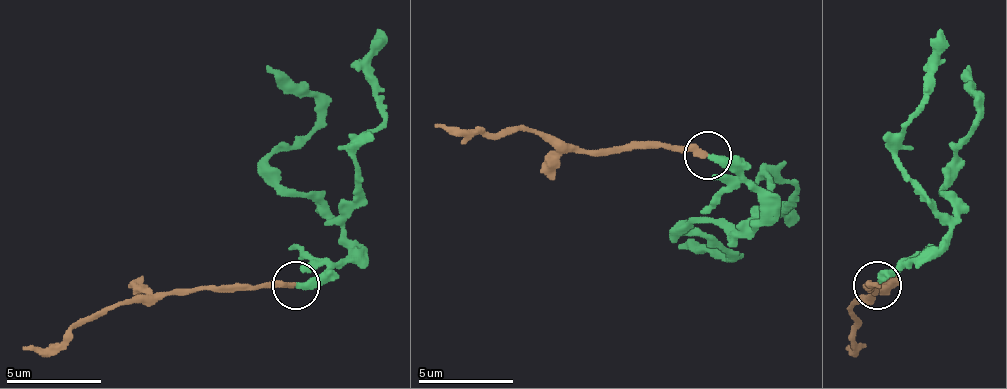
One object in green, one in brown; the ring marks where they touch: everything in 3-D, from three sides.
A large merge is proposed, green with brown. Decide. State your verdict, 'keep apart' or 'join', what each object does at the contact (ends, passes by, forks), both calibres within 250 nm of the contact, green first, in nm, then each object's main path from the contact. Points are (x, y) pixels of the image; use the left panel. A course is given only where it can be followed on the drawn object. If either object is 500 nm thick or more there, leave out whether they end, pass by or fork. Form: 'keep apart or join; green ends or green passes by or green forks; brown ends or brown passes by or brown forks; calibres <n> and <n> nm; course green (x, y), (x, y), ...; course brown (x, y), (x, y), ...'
join; green ends; brown ends; calibres 340 and 280 nm; course green (297, 286), (330, 271), (349, 248), (330, 214), (268, 161), (316, 123), (316, 99), (268, 66); course brown (292, 286), (254, 291), (148, 291), (86, 315), (48, 348), (24, 348)

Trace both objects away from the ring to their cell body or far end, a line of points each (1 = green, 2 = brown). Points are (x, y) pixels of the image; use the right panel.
1: (879, 286), (936, 248), (955, 214), (941, 190), (955, 147), (979, 123), (979, 94), (965, 66)
2: (879, 286), (850, 310), (855, 315), (855, 348), (845, 348)

